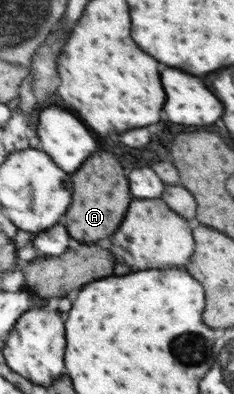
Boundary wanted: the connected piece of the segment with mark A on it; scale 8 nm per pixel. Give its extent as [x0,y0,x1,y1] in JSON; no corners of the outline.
[67,151,131,244]

